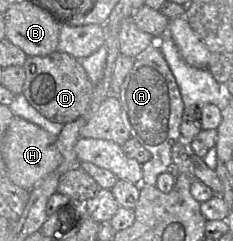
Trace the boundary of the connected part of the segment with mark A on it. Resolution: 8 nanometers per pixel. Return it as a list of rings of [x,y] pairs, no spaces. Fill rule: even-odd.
[[[156,44],[134,59],[132,70],[121,86],[119,101],[122,119],[131,139],[136,140],[151,154],[150,160],[142,165],[143,183],[155,186],[160,174],[173,171],[172,148],[182,138],[180,126],[186,107],[176,79]]]

